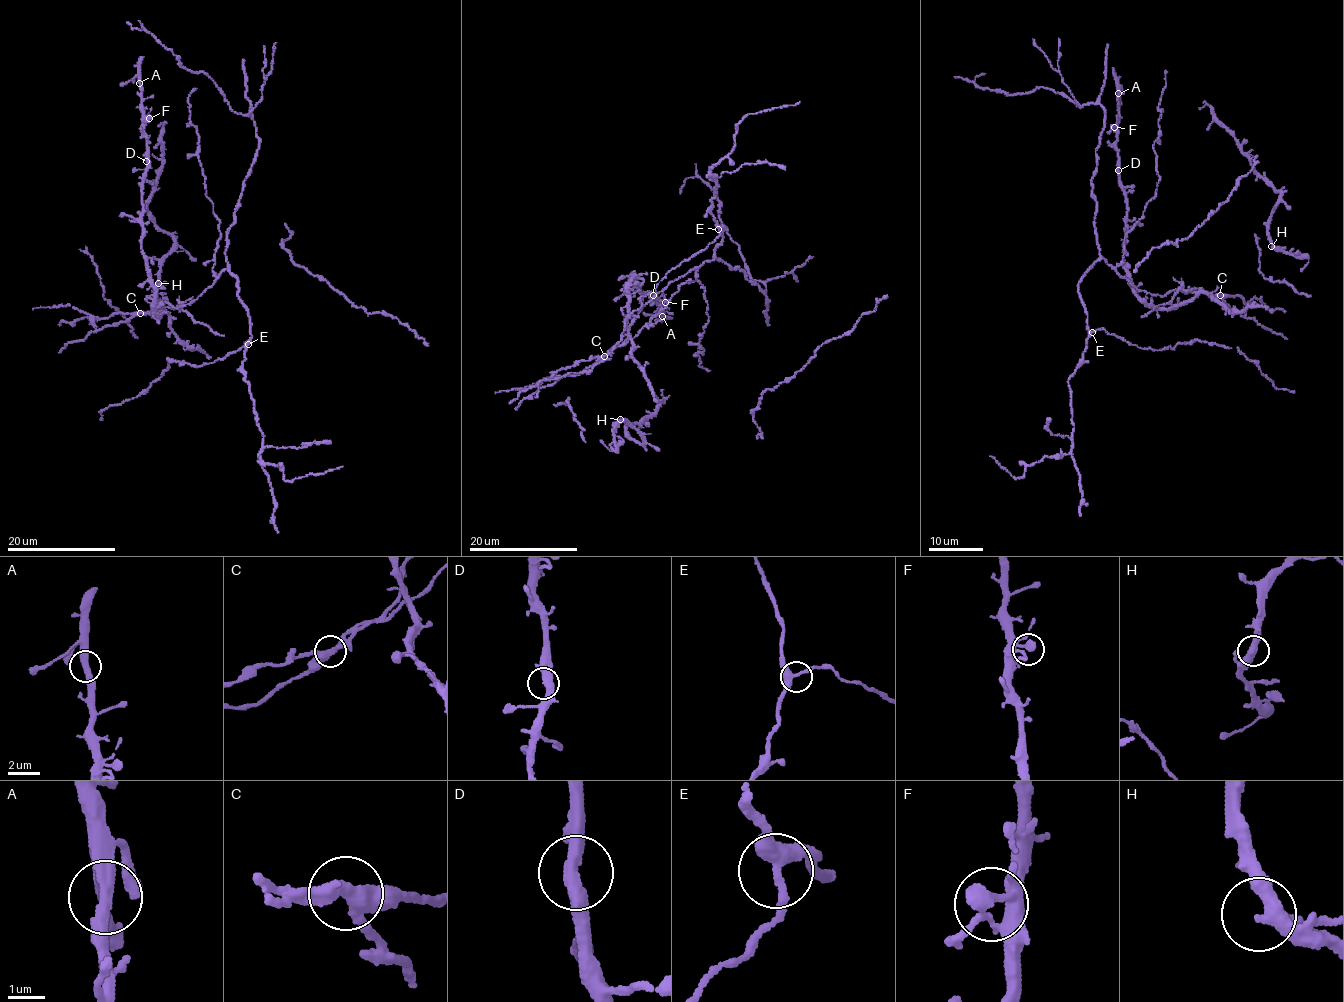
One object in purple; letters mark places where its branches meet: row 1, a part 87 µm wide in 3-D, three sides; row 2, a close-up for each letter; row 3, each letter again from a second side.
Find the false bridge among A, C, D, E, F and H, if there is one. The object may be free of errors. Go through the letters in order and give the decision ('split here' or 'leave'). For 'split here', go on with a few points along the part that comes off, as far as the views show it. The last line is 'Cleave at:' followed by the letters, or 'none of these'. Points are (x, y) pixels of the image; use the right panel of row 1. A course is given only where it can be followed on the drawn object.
A: leave
C: split here | (1221, 295), (1212, 297), (1201, 288), (1186, 291), (1181, 287), (1171, 301), (1141, 317)
D: leave
E: leave
F: leave
H: leave
Cleave at: C

